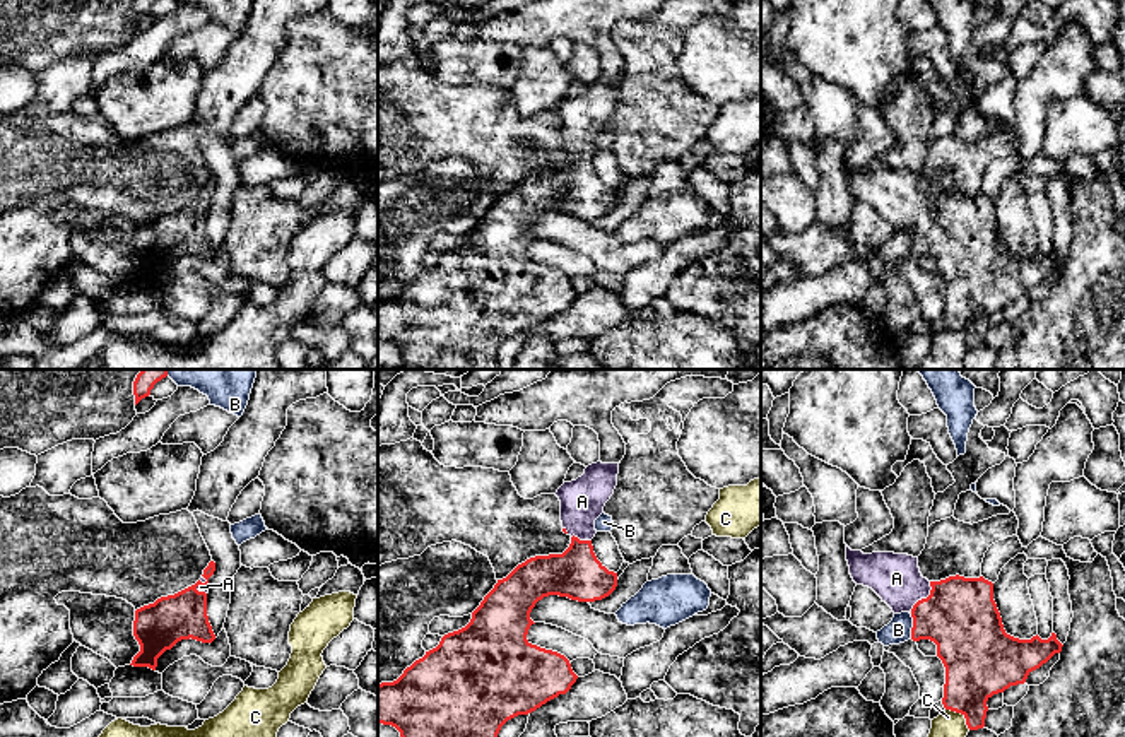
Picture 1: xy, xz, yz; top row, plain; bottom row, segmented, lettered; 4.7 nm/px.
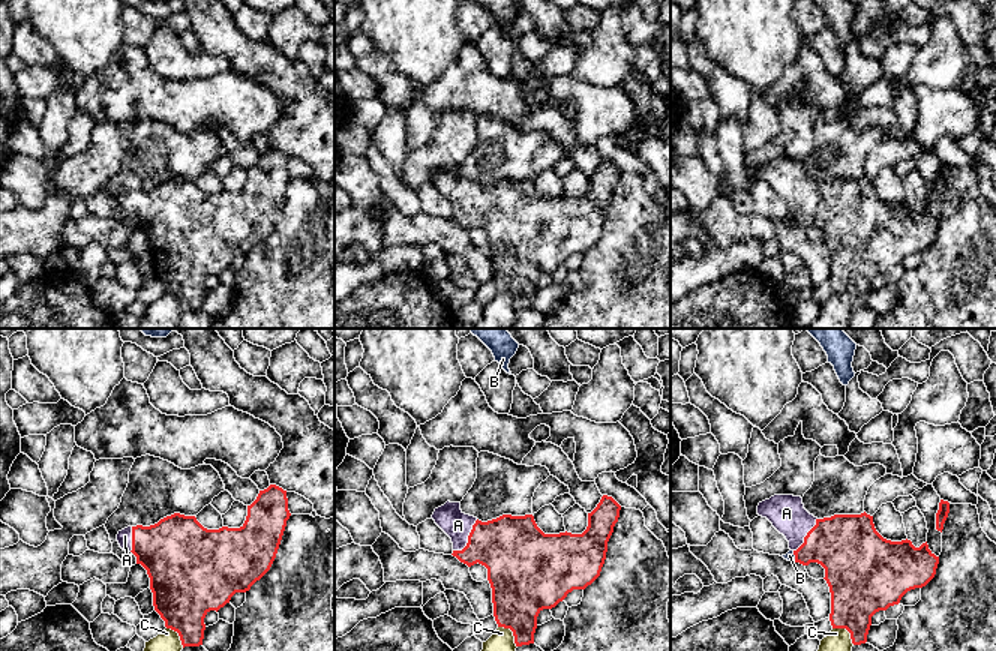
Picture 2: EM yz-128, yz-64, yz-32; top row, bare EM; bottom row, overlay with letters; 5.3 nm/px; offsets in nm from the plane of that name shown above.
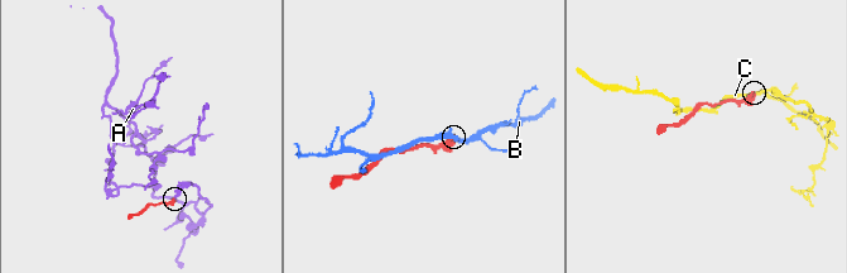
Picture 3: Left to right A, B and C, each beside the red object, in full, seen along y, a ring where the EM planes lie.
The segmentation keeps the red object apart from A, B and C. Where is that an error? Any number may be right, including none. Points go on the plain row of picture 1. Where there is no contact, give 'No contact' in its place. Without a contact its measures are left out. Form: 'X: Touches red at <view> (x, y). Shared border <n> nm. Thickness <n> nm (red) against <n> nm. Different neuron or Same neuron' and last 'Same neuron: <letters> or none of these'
A: Touches red at yz (924, 216). Shared border 180 nm. Thickness 360 nm (red) against 240 nm. Same neuron
B: Touches red at yz (913, 243). Shared border 120 nm. Thickness 360 nm (red) against 110 nm. Different neuron
C: Touches red at yz (961, 330). Shared border 160 nm. Thickness 320 nm (red) against 200 nm. Different neuron
Same neuron: A

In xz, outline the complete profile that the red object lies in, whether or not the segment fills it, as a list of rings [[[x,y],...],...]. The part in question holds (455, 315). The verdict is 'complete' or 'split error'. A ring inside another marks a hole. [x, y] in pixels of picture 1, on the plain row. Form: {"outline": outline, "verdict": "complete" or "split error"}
{"outline": [[[597,79],[588,82],[576,97],[564,99],[556,113],[561,118],[562,149],[571,154],[569,164],[562,171],[535,173],[518,181],[506,195],[498,197],[465,245],[445,251],[436,265],[407,284],[397,298],[378,301],[378,340],[392,342],[400,349],[400,369],[499,369],[498,351],[508,337],[528,332],[571,306],[578,292],[569,277],[527,256],[530,243],[535,241],[530,229],[549,212],[595,219],[616,207],[617,190],[609,188],[597,176],[592,156],[597,150],[595,137],[604,130],[617,103],[617,91],[619,80]]], "verdict": "split error"}

